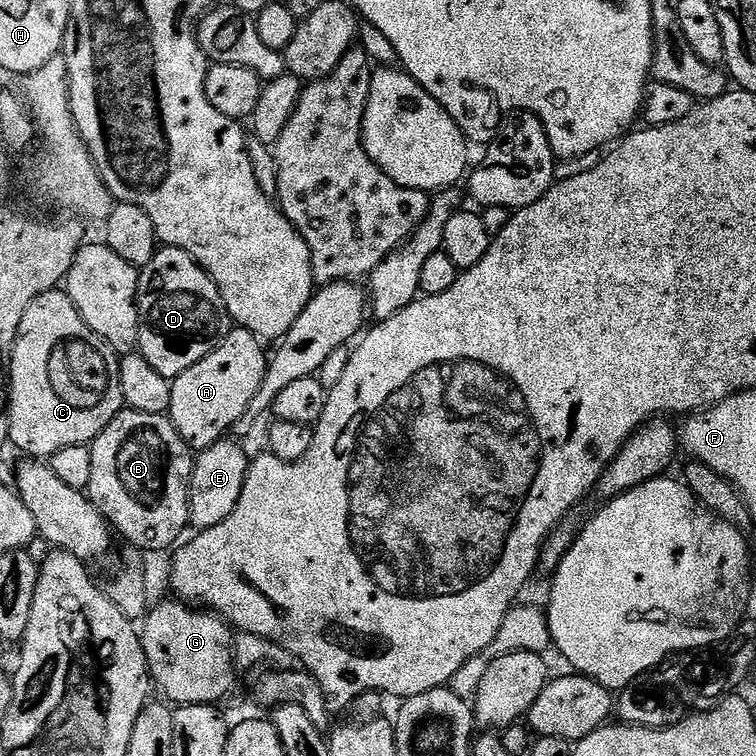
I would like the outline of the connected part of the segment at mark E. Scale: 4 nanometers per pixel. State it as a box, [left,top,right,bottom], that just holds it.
[188,438,250,532]

